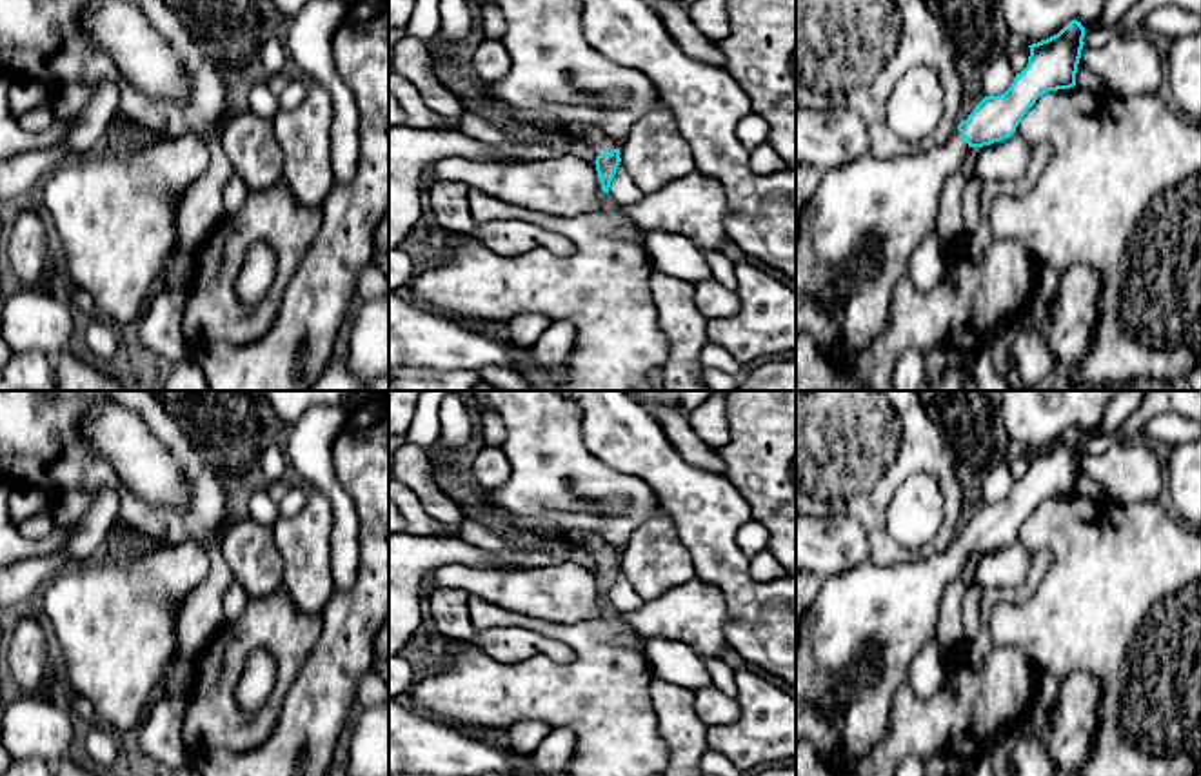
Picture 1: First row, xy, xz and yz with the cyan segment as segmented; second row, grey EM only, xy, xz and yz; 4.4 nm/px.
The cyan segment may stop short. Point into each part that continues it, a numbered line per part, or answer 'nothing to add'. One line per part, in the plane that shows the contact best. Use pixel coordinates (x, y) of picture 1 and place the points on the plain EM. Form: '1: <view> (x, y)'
1: xz (593, 544)

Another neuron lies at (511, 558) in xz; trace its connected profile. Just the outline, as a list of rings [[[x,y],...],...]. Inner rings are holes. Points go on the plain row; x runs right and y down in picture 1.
[[[507,549],[491,554],[507,569],[538,569],[551,563],[551,558],[545,552],[518,552],[514,549]]]

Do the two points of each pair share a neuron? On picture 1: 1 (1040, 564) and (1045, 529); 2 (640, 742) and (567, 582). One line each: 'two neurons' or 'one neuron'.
1: two neurons
2: two neurons

